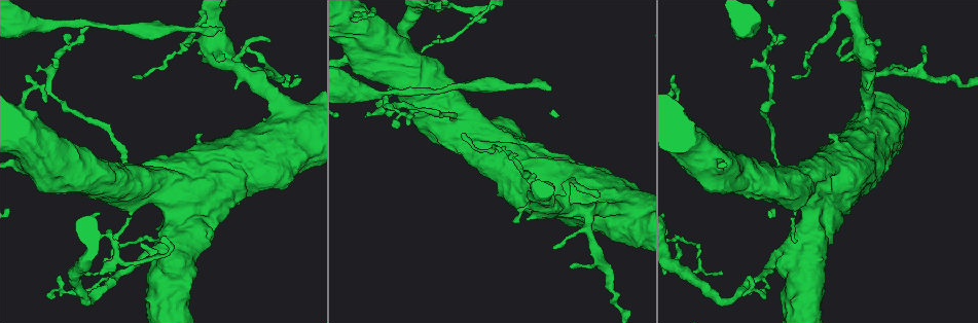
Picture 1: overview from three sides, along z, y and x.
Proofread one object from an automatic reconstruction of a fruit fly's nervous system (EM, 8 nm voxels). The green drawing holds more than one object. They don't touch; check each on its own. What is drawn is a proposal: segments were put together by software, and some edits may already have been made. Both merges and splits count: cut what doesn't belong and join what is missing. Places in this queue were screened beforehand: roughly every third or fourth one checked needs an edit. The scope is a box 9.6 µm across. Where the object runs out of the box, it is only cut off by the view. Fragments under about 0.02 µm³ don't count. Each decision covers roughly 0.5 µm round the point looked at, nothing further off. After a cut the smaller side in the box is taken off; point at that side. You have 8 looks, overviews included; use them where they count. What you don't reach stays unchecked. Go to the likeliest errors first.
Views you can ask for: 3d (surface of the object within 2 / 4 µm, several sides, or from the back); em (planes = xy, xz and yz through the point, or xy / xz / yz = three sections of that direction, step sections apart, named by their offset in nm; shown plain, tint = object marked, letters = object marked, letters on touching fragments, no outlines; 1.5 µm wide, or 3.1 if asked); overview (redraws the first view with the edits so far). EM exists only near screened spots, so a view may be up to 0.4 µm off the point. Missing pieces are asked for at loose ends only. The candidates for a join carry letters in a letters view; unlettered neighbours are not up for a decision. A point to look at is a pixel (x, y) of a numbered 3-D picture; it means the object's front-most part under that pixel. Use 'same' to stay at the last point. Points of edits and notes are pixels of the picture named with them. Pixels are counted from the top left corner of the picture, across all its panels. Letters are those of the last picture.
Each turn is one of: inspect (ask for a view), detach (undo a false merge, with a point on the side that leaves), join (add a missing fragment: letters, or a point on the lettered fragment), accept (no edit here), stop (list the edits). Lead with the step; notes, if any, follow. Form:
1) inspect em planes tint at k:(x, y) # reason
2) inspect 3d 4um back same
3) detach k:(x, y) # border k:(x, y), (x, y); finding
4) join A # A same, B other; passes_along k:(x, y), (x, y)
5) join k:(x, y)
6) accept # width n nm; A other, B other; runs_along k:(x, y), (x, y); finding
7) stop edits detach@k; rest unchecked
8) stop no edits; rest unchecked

inspect em planes letters at 1:(548, 88) # an open end

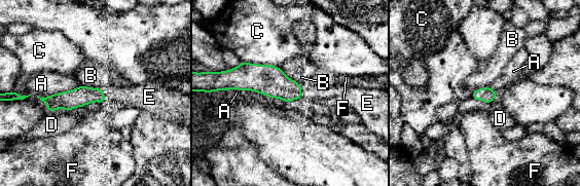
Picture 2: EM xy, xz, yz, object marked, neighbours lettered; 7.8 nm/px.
join E # A other, B other, C other, D other, E same, F other; the neuron continues

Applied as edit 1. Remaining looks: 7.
inspect overview

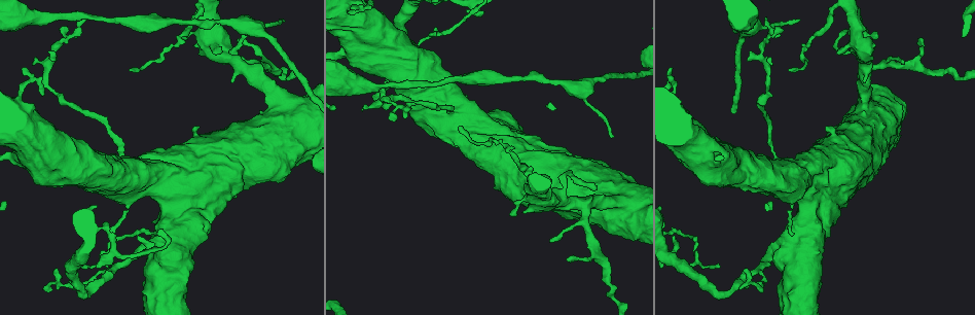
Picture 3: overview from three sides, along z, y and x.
inspect em planes letters at 3:(213, 54) # branch stops here

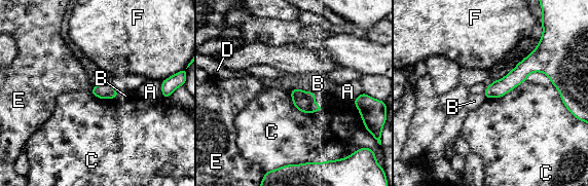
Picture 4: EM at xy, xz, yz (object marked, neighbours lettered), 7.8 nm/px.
accept # A other, B other, C other, D other, E other, F other; runs_along 4:(544, 64), (526, 66), (487, 94); none of them fits

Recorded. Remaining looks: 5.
inspect em 3.1um xy step 16 tint at 3:(449, 112)

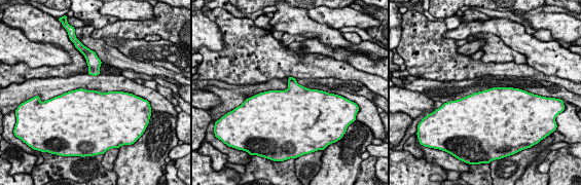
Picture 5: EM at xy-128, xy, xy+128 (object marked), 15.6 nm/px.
inspect em 3.1um xy step 16 letters same # see the neighbours

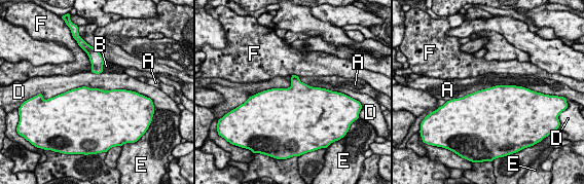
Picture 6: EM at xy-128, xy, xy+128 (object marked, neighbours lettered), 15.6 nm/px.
accept # longest_contact D 1100 nm; A other, B other, D other, E other, F other; border 6:(131, 89), (78, 86), (61, 94); one neuron here

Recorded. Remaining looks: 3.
stop edits join@2; rest unchecked

